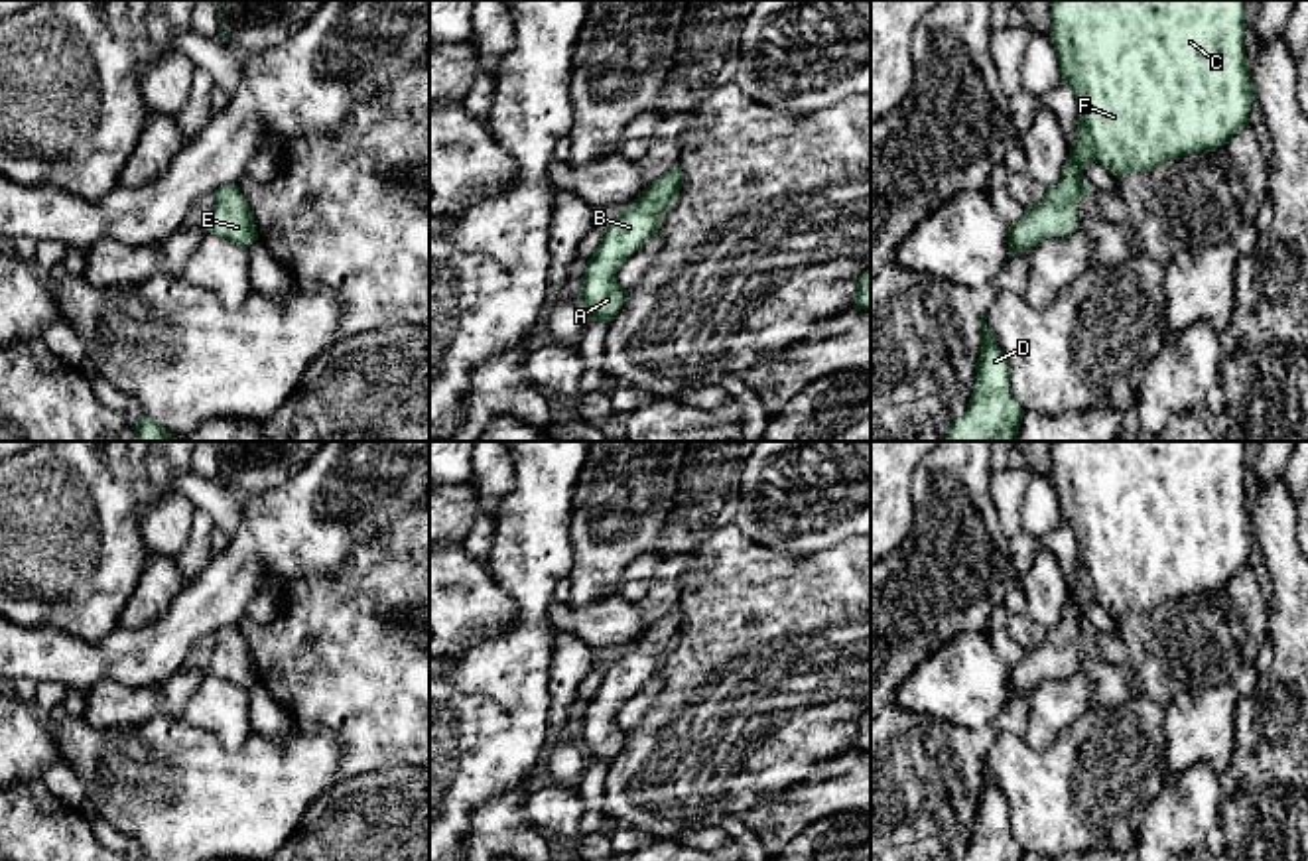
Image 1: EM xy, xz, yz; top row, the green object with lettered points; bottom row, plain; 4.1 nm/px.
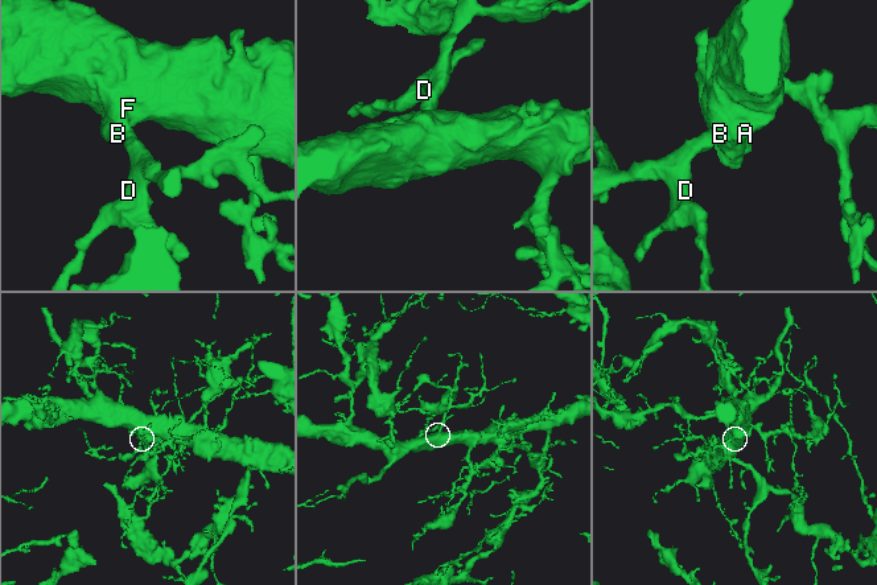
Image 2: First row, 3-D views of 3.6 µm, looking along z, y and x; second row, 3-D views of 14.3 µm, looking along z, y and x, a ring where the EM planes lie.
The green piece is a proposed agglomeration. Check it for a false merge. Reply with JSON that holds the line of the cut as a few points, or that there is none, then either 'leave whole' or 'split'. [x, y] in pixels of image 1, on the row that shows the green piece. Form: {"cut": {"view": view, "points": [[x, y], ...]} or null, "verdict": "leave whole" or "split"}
{"cut": null, "verdict": "leave whole"}

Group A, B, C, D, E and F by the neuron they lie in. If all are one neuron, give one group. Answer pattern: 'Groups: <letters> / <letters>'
Groups: A B C D E F

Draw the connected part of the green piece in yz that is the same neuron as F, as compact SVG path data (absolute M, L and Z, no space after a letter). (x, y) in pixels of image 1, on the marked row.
M1054 0L1050 10L1050 39L1058 51L1060 75L1066 85L1072 87L1078 104L1078 130L1076 146L1064 166L1064 173L1058 185L1046 189L1042 203L1028 207L1024 217L1009 227L1009 258L1018 250L1032 250L1040 240L1048 236L1066 236L1078 231L1078 207L1085 193L1091 191L1083 179L1083 166L1099 162L1113 175L1123 177L1133 171L1148 171L1168 160L1192 156L1200 152L1215 150L1227 144L1243 126L1249 124L1249 110L1255 100L1249 61L1245 55L1245 14L1247 0Z

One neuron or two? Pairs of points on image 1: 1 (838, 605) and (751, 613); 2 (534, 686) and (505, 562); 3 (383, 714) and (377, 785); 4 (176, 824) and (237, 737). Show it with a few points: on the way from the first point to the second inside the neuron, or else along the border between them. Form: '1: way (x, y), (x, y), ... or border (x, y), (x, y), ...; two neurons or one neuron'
1: way (816, 605), (773, 607); one neuron
2: way (530, 655), (530, 594); one neuron
3: border (408, 767), (371, 769), (341, 779); two neurons
4: border (190, 724), (227, 749), (239, 749), (253, 733); two neurons

